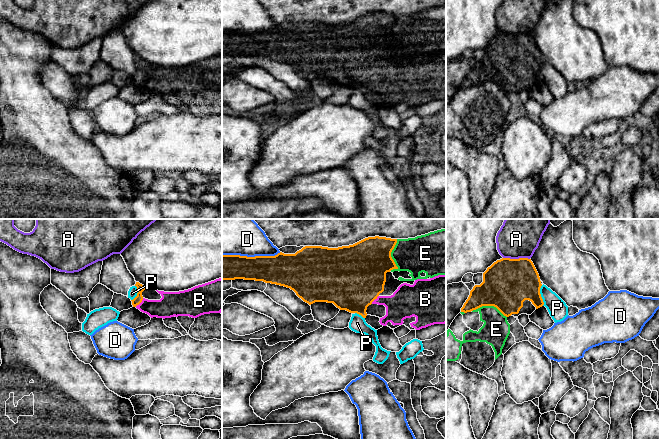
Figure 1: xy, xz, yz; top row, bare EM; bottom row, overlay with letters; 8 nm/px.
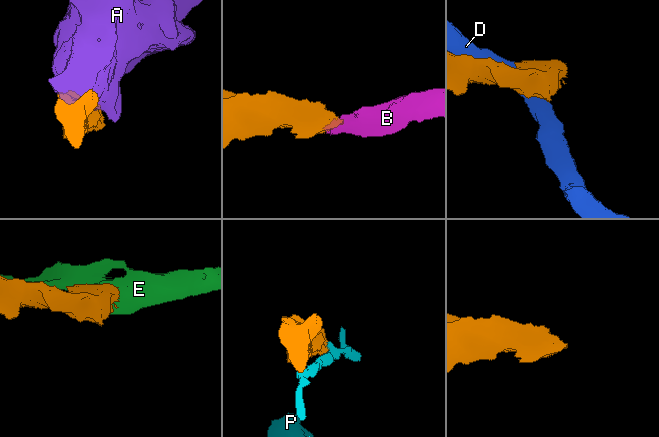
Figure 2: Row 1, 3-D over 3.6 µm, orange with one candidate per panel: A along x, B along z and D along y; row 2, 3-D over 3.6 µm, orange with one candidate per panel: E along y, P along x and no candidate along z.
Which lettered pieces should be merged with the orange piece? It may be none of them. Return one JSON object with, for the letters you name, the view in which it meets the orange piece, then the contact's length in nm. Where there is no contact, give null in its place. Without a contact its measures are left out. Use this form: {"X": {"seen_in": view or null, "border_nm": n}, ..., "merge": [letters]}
{"B": {"seen_in": "xy", "border_nm": 100}, "merge": ["B"]}

